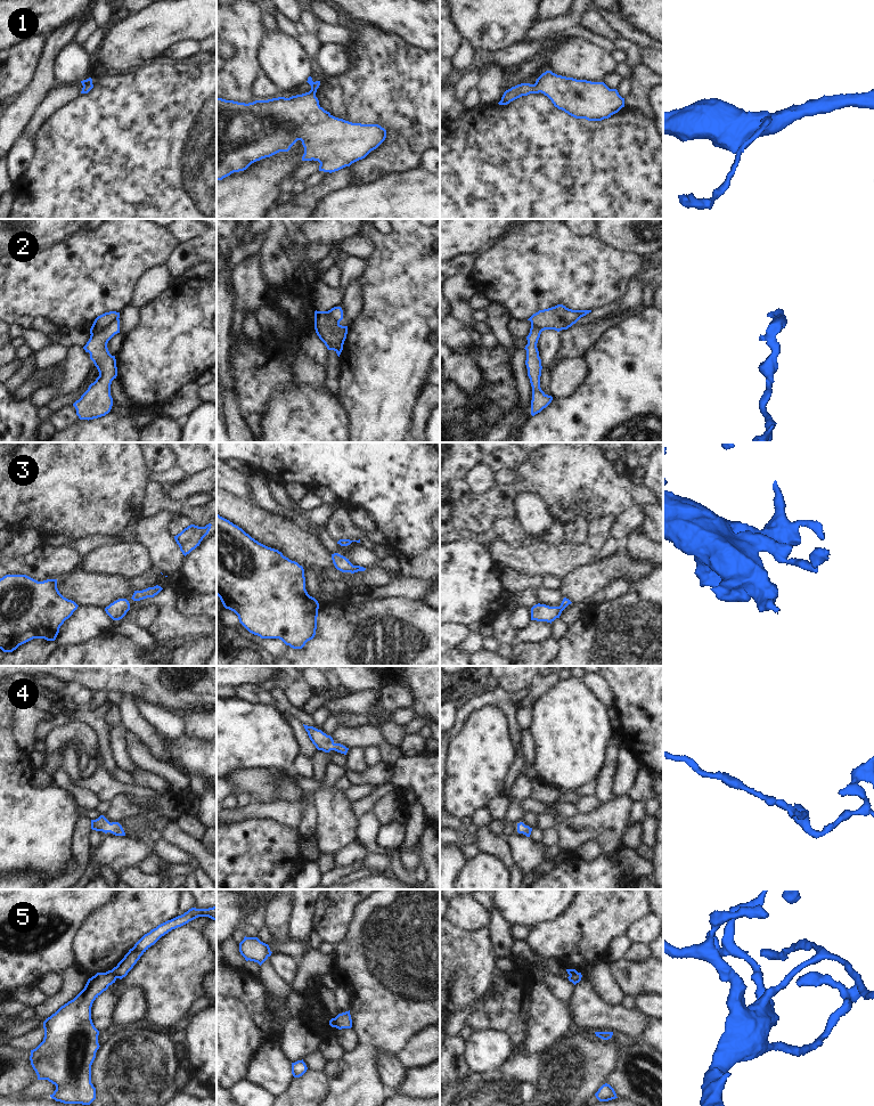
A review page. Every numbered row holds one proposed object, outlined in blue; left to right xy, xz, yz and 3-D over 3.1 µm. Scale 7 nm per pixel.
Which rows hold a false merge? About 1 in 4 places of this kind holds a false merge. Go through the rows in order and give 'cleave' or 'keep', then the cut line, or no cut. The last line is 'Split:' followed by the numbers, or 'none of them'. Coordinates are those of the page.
1: keep; cut none
2: cleave; cut xy (117, 318), (91, 335)
3: keep; cut none
4: keep; cut none
5: cleave; cut xy (109, 970), (116, 977)
Split: 2, 5

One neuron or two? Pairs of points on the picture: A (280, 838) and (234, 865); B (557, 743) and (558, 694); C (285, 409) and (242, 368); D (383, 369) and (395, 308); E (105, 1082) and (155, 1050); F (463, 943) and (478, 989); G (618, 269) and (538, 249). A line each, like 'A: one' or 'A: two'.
A: one
B: one
C: two
D: one
E: one
F: one
G: one

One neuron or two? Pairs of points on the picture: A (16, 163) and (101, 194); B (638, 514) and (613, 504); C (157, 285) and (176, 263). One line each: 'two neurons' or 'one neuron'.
A: two neurons
B: two neurons
C: two neurons

